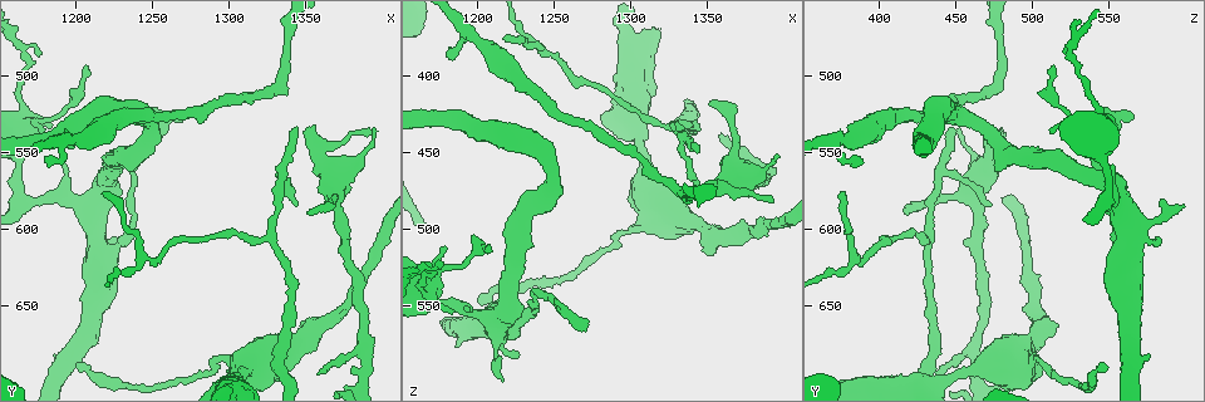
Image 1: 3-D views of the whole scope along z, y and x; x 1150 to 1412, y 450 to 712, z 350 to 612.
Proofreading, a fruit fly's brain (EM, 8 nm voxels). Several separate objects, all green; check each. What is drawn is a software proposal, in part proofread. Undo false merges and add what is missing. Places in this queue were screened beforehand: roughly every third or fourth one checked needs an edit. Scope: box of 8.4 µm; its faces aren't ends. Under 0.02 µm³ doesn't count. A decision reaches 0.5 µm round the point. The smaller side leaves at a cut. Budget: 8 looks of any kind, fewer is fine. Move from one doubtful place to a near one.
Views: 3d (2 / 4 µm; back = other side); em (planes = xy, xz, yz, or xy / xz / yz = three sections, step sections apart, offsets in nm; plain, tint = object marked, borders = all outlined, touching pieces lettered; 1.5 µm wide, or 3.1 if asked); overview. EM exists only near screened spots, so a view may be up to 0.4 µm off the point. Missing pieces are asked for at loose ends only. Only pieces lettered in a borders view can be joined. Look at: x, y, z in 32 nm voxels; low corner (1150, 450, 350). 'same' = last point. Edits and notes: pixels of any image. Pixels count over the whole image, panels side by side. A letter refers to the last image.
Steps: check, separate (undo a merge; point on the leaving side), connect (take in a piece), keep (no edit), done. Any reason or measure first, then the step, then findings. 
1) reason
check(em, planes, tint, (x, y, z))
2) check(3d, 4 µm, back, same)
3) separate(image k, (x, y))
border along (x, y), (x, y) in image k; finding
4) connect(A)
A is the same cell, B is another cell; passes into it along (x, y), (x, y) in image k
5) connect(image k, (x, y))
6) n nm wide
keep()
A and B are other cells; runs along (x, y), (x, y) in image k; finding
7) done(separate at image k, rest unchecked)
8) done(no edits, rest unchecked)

free end
check(3d, 2 µm, (1270, 526, 566))

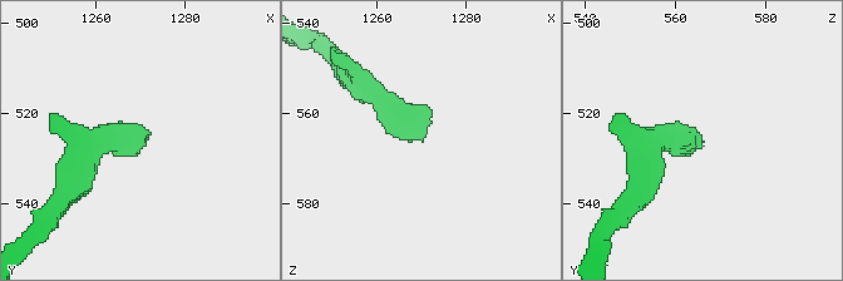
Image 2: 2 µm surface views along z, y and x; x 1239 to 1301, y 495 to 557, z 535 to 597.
check(em, planes, plain, (1270, 525, 565))

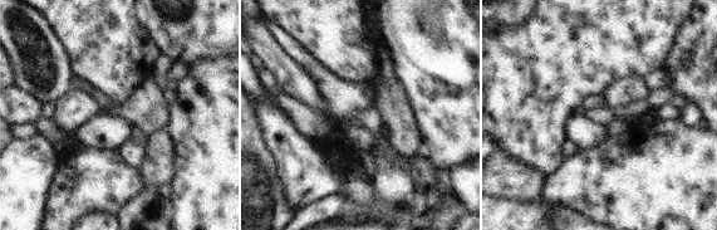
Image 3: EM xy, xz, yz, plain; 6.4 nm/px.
check(em, planes, borders, same)

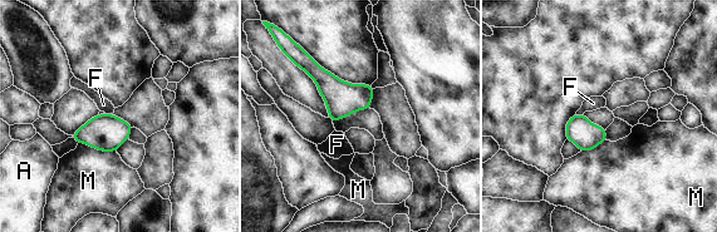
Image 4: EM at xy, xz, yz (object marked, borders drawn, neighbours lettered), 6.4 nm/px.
180 nm wide
keep()
A, F and M are other cells; border along (78, 142), (102, 151), (116, 152) in image 4; none of them fits

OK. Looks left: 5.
thin end
check(em, xz, step 4, tint, (1344, 586, 474))

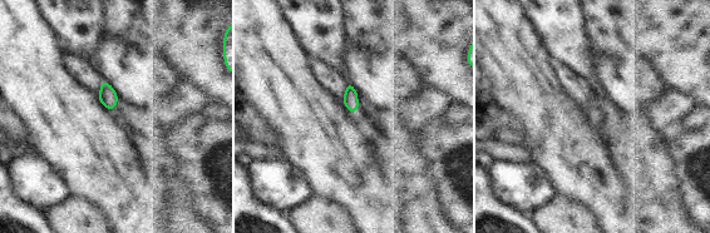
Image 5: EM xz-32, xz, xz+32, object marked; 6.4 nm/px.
another direction
check(em, planes, tint, same)

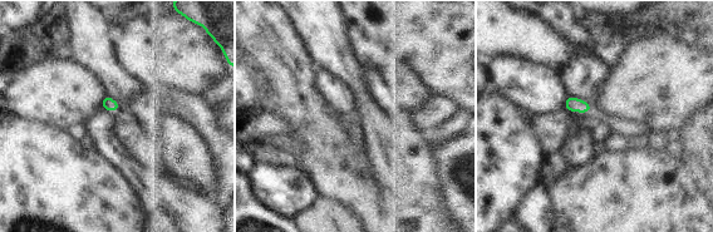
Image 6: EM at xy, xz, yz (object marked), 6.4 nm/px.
see the neighbours
check(em, planes, borders, same)

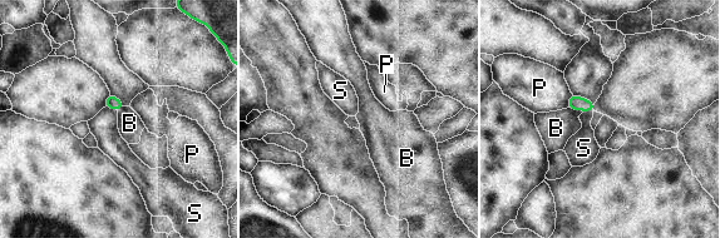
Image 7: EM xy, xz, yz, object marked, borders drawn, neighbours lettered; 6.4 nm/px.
80 nm wide
keep()
B, P and S are other cells; border along (567, 108), (582, 112) in image 7; none of them fits

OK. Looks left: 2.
tapers out
check(em, planes, borders, (1360, 696, 438))

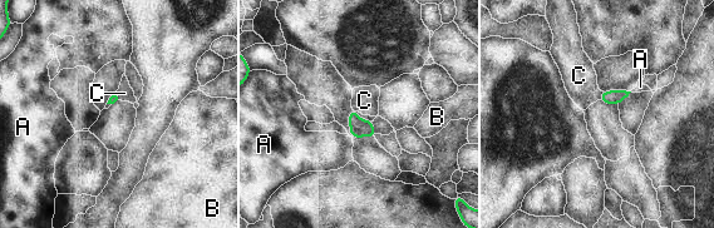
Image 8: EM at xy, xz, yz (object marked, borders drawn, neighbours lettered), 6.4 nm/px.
keep()
A, B and C are other cells; border along (602, 92), (599, 99) in image 8; no lettered piece goes on from it

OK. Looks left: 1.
done(no edits, rest unchecked)

